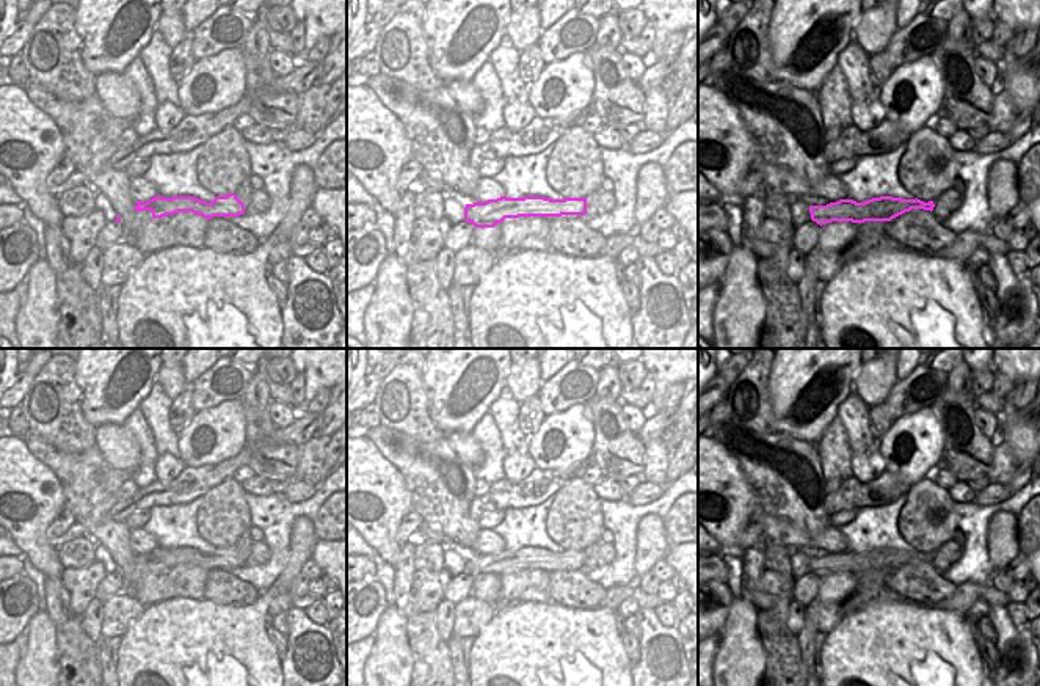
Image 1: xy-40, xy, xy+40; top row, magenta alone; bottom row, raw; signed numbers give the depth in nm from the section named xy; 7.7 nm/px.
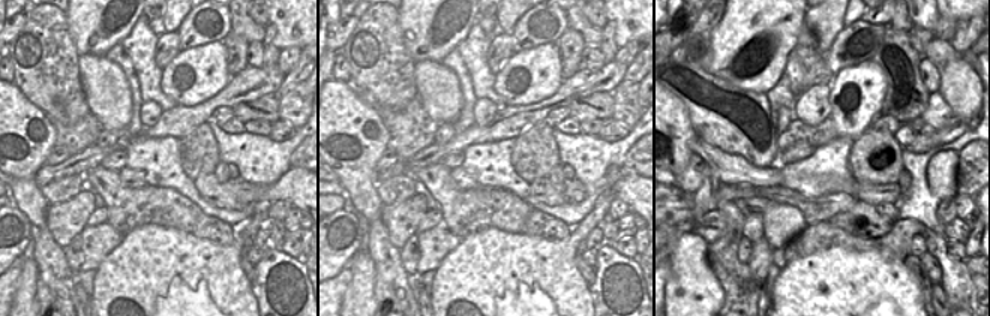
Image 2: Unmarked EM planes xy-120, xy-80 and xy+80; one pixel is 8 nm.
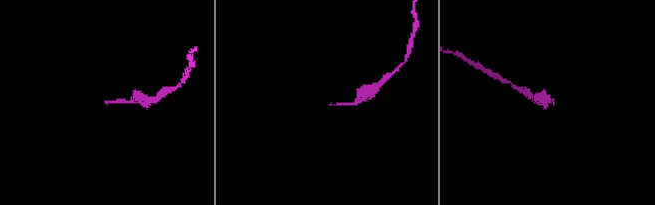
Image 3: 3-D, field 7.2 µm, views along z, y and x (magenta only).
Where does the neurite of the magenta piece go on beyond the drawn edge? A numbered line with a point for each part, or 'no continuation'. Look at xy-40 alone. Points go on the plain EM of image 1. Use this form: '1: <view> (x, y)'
no continuation

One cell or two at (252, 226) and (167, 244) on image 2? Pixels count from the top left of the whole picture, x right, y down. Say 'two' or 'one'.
one

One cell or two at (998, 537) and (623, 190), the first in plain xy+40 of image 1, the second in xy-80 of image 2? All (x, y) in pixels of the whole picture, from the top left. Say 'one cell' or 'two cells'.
two cells

